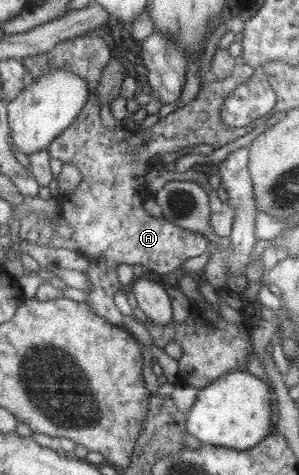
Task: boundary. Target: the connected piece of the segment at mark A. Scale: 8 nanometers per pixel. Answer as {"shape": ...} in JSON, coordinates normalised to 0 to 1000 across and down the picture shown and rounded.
{"shape":[[[793,128],[776,152],[753,166],[699,164],[669,179],[666,192],[642,213],[602,229],[575,234],[555,246],[528,251],[502,267],[462,274],[445,282],[421,282],[408,265],[395,263],[378,272],[348,269],[328,242],[324,206],[318,198],[301,198],[254,248],[157,307],[164,333],[187,333],[201,347],[241,347],[271,366],[271,377],[254,396],[231,402],[227,413],[211,413],[214,425],[194,425],[201,459],[214,461],[227,478],[241,482],[234,503],[258,516],[258,535],[271,535],[294,549],[284,577],[301,602],[294,602],[294,611],[278,611],[288,619],[284,638],[314,661],[338,665],[368,682],[405,686],[425,678],[378,638],[381,623],[401,615],[401,598],[388,589],[395,560],[468,558],[478,568],[495,564],[528,579],[555,579],[599,564],[629,543],[652,543],[689,531],[702,512],[682,497],[585,476],[545,457],[512,459],[488,448],[475,427],[488,419],[488,411],[498,408],[498,400],[482,392],[478,371],[505,354],[502,333],[518,324],[589,320],[599,314],[642,309],[656,303],[699,303],[719,314],[816,284],[833,267],[789,269],[749,261],[736,244],[736,225],[756,202],[793,183],[793,177],[823,173],[843,154],[846,143],[839,139]]]}

